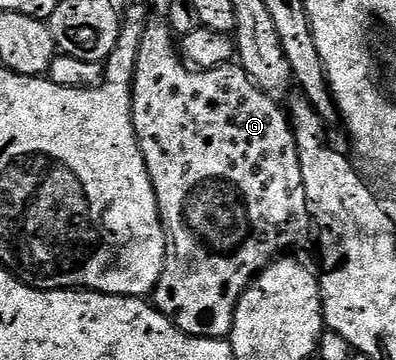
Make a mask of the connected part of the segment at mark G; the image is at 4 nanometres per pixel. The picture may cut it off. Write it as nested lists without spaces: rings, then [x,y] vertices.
[[[155,20],[148,21],[145,28],[145,36],[141,36],[141,48],[137,52],[137,68],[135,69],[135,79],[131,85],[131,115],[133,116],[133,128],[135,129],[135,135],[139,141],[139,147],[141,148],[141,156],[145,160],[145,168],[149,172],[149,180],[153,184],[153,192],[155,193],[155,200],[157,202],[157,208],[159,209],[159,219],[163,225],[163,235],[166,238],[170,257],[173,259],[168,261],[167,265],[163,268],[163,275],[161,280],[155,286],[155,292],[153,295],[153,305],[156,310],[160,310],[161,313],[166,316],[170,322],[172,322],[178,330],[185,332],[189,336],[194,338],[221,338],[226,339],[230,335],[233,328],[233,320],[235,319],[235,313],[237,312],[237,304],[241,300],[244,292],[251,287],[252,282],[259,277],[259,274],[267,266],[270,266],[276,258],[286,255],[294,246],[303,246],[307,242],[307,237],[310,239],[313,234],[313,227],[311,225],[311,213],[307,210],[307,201],[305,200],[305,183],[301,181],[301,160],[297,156],[297,144],[295,143],[295,137],[291,131],[291,124],[288,115],[285,113],[284,107],[278,102],[267,95],[265,92],[261,92],[261,88],[257,88],[257,84],[253,84],[253,80],[249,75],[243,71],[243,67],[238,64],[228,64],[225,66],[218,66],[212,70],[201,70],[198,68],[192,68],[181,57],[180,47],[177,45],[176,35],[172,34],[171,27],[167,25],[166,21]]]

